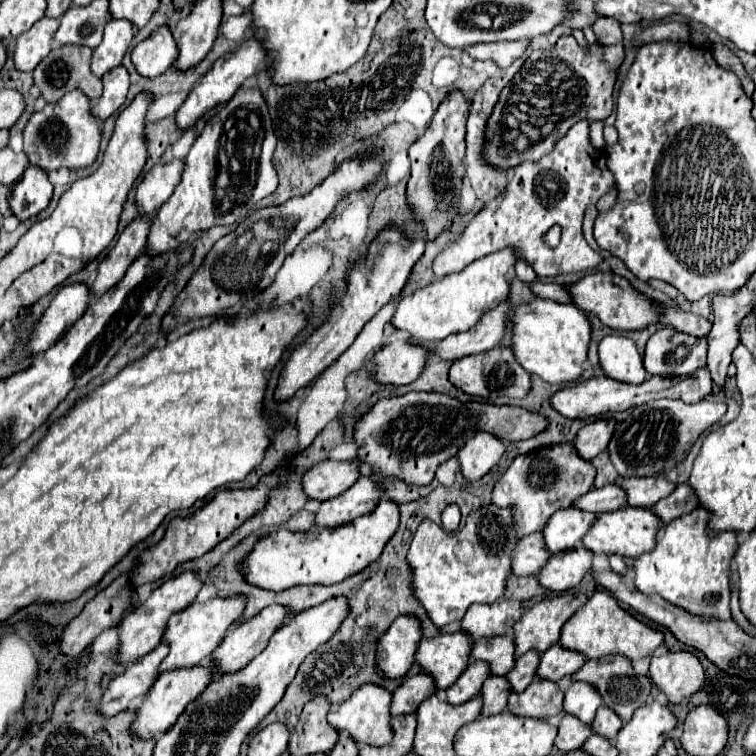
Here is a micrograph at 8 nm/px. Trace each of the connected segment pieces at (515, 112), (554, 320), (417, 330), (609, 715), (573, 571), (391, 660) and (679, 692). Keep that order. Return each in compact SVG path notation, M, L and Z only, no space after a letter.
M573 35L559 37L551 51L535 49L501 97L487 121L485 157L491 165L511 169L523 161L537 161L581 119L605 119L613 111L617 71L625 59L623 45L591 45L585 53Z
M535 299L533 303L521 305L515 309L513 315L513 353L517 357L517 361L523 365L523 369L527 369L529 373L539 375L541 379L545 379L547 383L573 383L581 377L583 373L583 363L587 359L587 351L589 351L589 343L591 343L591 321L587 317L587 313L579 307L571 305L563 305L557 301L549 301L549 299Z
M507 247L473 261L471 265L467 265L467 269L443 277L443 281L433 281L417 289L409 297L403 297L397 305L393 325L397 329L409 331L411 339L423 345L431 341L441 341L451 333L471 329L471 325L475 325L475 321L479 321L483 313L489 313L509 297L511 283L507 281L507 271L515 267L515 261L515 249Z
M601 705L597 709L595 721L593 721L593 733L599 733L613 741L621 727L623 727L623 721L619 719L617 713L613 713L613 709L607 709L607 705Z
M583 547L555 553L541 569L539 581L553 593L567 591L581 583L585 573L591 571L591 563L593 563L593 553L587 553L587 549Z
M397 617L387 633L379 639L379 669L391 679L405 677L409 667L415 663L415 649L419 647L421 637L421 621L415 621L415 617Z
M673 651L661 657L651 657L649 673L671 705L677 705L683 697L697 693L705 681L699 659L689 651Z

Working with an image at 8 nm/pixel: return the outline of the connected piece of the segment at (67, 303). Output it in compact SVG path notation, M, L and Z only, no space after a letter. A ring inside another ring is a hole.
M87 283L65 285L35 325L35 333L29 341L29 351L35 355L55 345L55 341L59 341L59 337L63 337L63 333L67 333L67 329L71 329L71 325L75 325L75 321L87 311L89 303L91 289Z

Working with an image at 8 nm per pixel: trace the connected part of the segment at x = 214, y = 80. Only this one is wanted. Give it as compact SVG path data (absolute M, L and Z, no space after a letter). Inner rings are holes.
M255 37L247 39L241 45L241 49L229 51L227 55L217 59L215 65L205 73L205 77L191 89L191 93L185 99L185 103L179 107L179 111L177 111L177 125L181 129L193 127L197 123L197 119L203 117L211 107L215 107L219 103L227 103L235 95L235 91L243 85L243 81L249 79L249 77L255 77L257 71L261 67L265 67L265 65L267 65L267 53L263 53L263 45L259 45L259 41L255 41Z

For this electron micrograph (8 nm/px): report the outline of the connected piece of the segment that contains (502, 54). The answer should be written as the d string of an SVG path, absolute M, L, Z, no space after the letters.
M529 39L523 41L497 41L497 43L481 43L467 47L467 53L471 59L495 59L499 67L511 65L515 59L519 59L525 49L529 47Z

